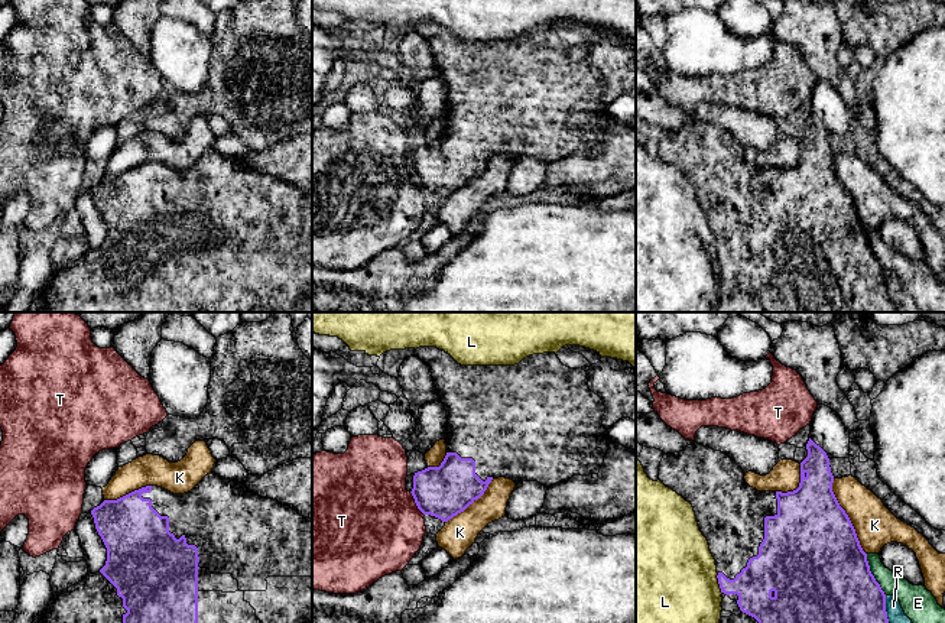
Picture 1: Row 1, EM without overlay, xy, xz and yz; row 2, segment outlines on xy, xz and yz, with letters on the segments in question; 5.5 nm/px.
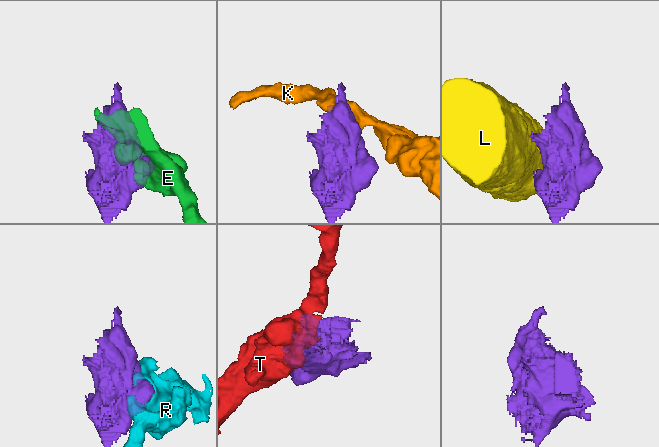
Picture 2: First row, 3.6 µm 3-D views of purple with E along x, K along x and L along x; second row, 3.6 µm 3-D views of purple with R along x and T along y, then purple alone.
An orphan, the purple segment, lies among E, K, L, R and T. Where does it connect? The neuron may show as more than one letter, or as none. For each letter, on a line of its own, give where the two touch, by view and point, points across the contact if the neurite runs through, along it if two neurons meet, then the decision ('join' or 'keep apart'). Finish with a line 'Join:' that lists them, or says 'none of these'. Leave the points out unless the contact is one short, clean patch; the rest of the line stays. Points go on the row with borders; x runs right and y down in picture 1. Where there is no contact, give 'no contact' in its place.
E: yz (872, 574) | keep apart
K: yz (847, 516) | keep apart
L: yz (718, 583) | along yz (717, 573), (721, 593) | keep apart
R: yz (885, 609) | keep apart
T: xz (415, 502) | keep apart
Join: none of these

